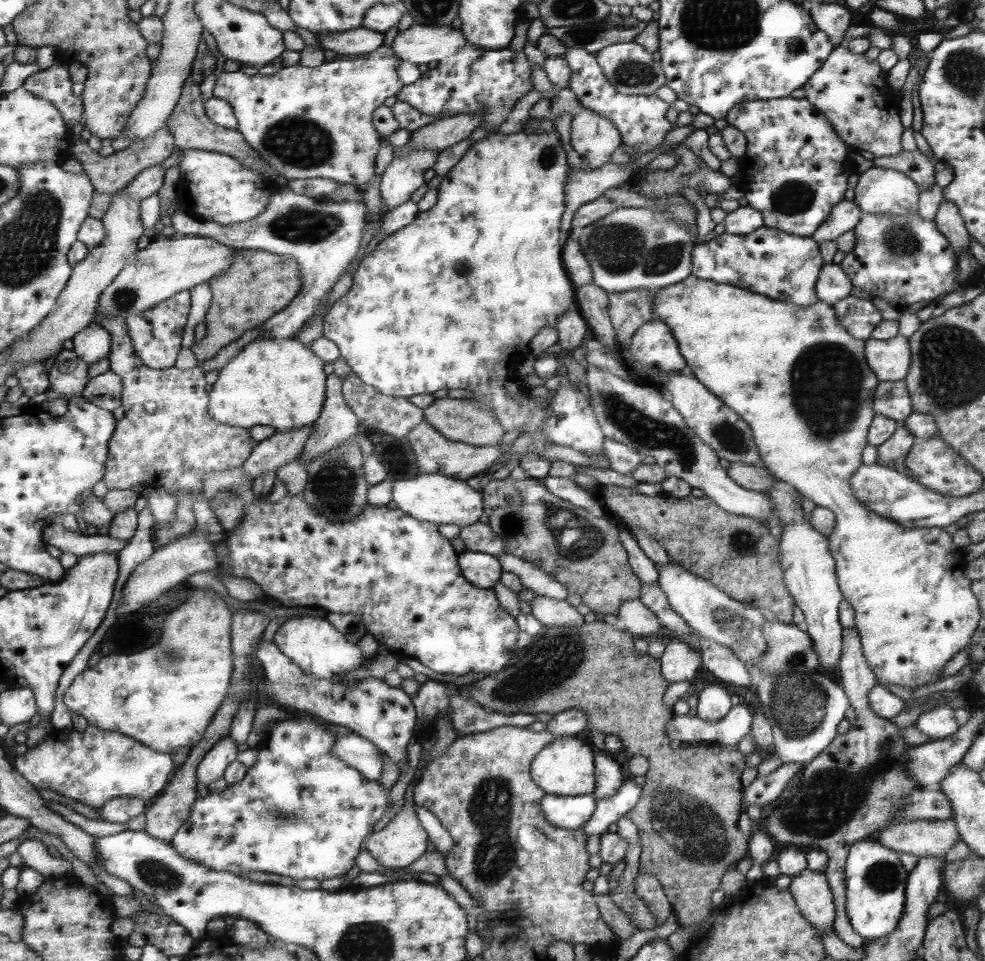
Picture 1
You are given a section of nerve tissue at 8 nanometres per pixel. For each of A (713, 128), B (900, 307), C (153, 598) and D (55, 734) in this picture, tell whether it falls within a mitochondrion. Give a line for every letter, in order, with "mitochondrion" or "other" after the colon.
A: other
B: other
C: other
D: other

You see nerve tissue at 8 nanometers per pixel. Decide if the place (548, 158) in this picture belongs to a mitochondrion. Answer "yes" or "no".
yes

